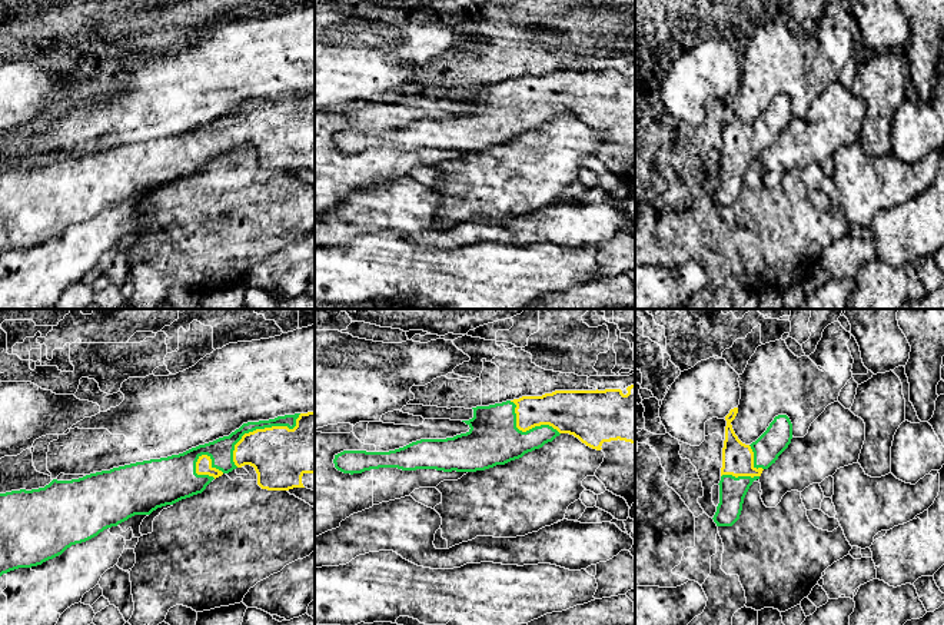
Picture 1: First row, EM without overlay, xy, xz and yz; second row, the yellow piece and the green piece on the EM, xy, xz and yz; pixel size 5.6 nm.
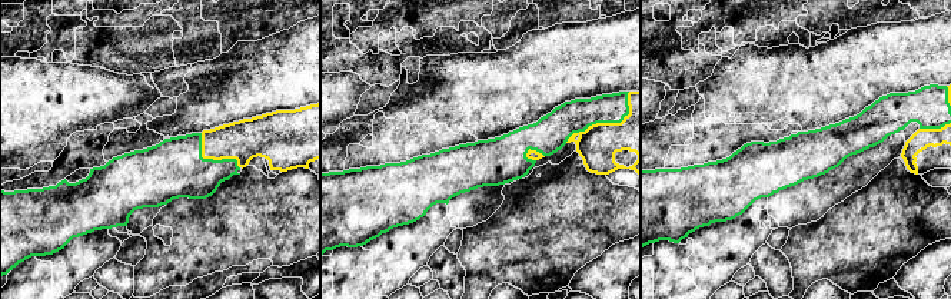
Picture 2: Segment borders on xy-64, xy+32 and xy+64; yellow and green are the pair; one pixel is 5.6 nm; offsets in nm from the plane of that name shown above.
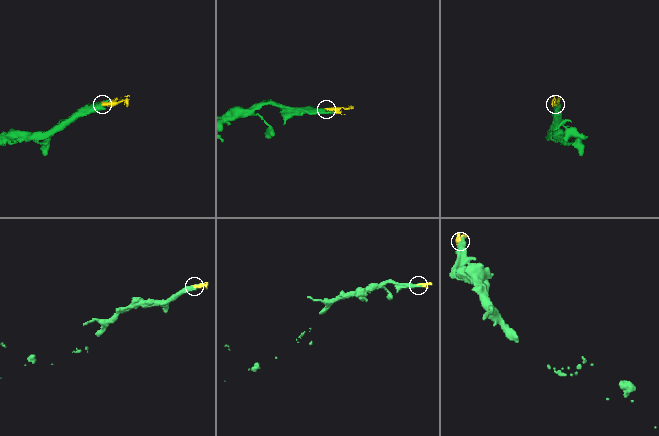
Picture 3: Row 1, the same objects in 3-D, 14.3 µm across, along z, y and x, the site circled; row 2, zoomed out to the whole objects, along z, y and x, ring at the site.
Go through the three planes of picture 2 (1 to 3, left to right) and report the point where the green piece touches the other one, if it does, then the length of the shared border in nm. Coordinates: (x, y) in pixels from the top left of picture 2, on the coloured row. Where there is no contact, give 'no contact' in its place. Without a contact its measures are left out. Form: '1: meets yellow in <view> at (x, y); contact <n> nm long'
1: meets yellow in xy-64 at (212, 158); contact 300 nm long
2: meets yellow in xy+32 at (607, 123); contact 460 nm long
3: meets yellow in xy+64 at (934, 129); contact 180 nm long

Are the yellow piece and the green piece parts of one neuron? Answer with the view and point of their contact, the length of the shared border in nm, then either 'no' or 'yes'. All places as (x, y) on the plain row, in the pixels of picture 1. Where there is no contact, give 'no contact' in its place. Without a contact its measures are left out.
contact xy (261, 109); length 480 nm; yes

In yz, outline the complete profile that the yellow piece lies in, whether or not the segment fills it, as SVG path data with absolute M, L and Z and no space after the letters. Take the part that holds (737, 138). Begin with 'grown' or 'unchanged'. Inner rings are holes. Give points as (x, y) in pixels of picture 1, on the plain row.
grown; M734 87L725 96L719 183L712 197L717 206L732 206L739 199L749 166L759 159L764 149L775 143L792 119L790 97L778 94L755 122L745 124L731 104L737 93L738 87Z

